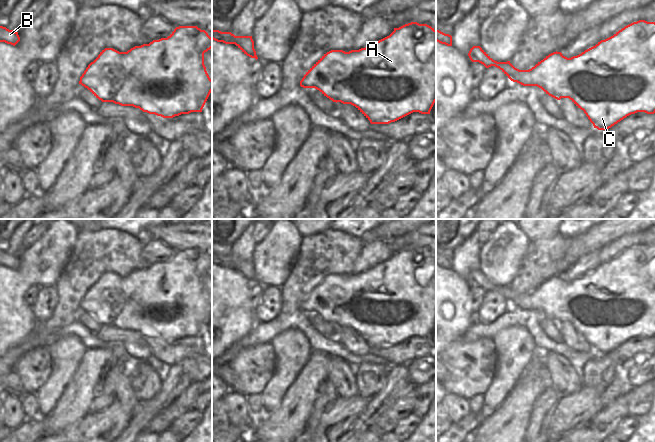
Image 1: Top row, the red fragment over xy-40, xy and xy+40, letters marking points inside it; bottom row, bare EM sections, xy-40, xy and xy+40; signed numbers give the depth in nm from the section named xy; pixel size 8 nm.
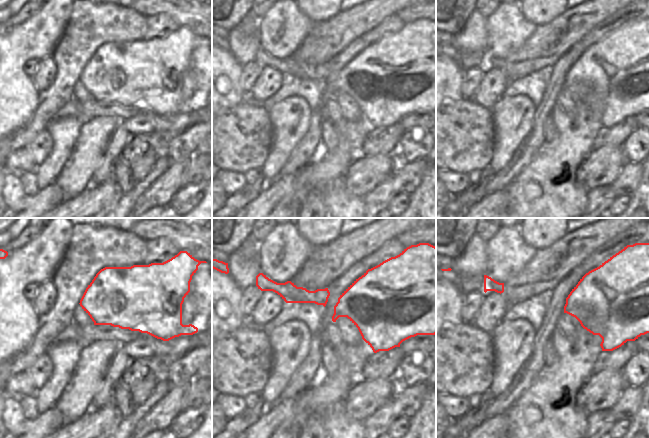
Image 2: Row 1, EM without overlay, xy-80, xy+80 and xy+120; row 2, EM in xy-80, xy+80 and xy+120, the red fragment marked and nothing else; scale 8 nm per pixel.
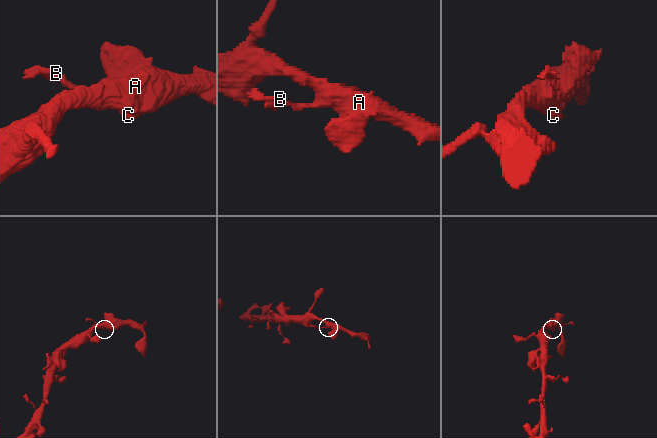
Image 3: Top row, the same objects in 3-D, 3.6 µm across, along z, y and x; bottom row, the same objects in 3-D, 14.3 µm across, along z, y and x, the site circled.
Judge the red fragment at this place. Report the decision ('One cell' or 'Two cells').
One cell.

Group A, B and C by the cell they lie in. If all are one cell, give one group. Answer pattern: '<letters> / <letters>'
A B C

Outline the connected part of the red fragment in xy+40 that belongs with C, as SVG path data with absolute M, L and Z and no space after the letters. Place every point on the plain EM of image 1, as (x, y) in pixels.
M633 246L571 282L553 276L529 294L519 294L510 285L497 286L480 270L473 270L468 280L486 292L499 292L513 306L537 310L557 324L569 322L598 354L608 354L637 336L655 337L655 246Z

